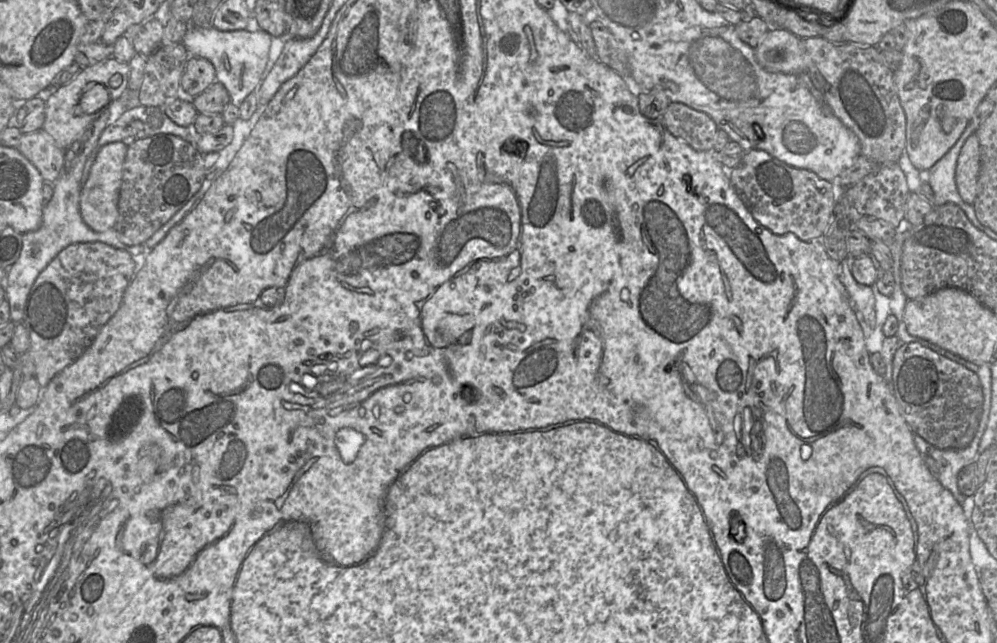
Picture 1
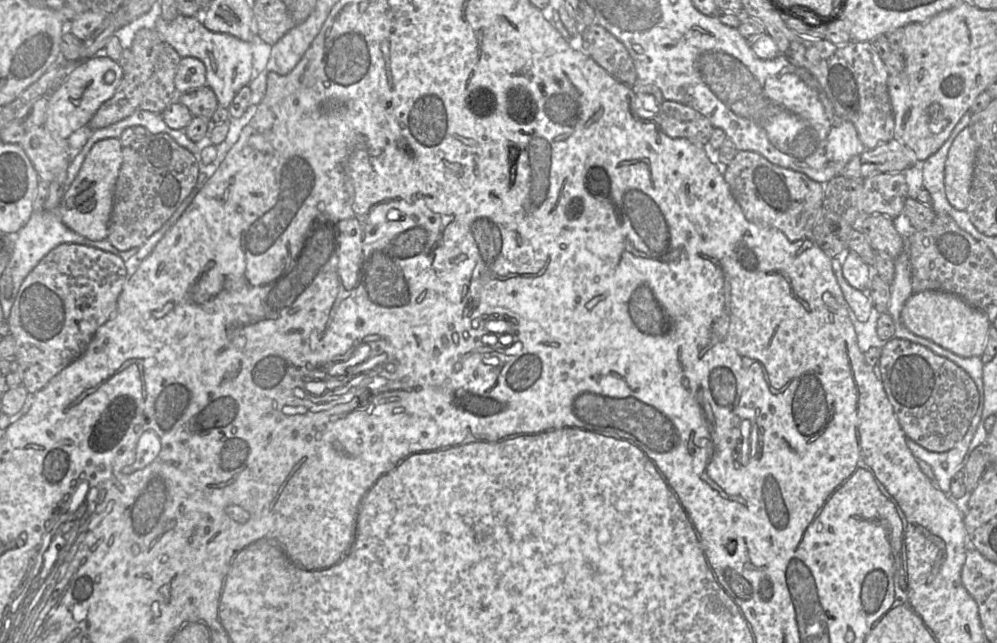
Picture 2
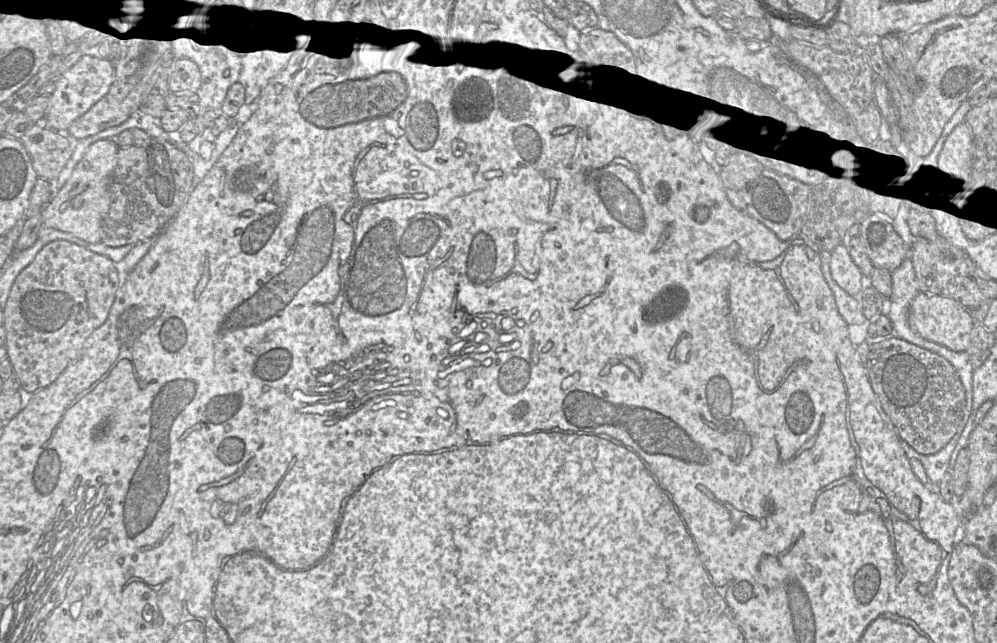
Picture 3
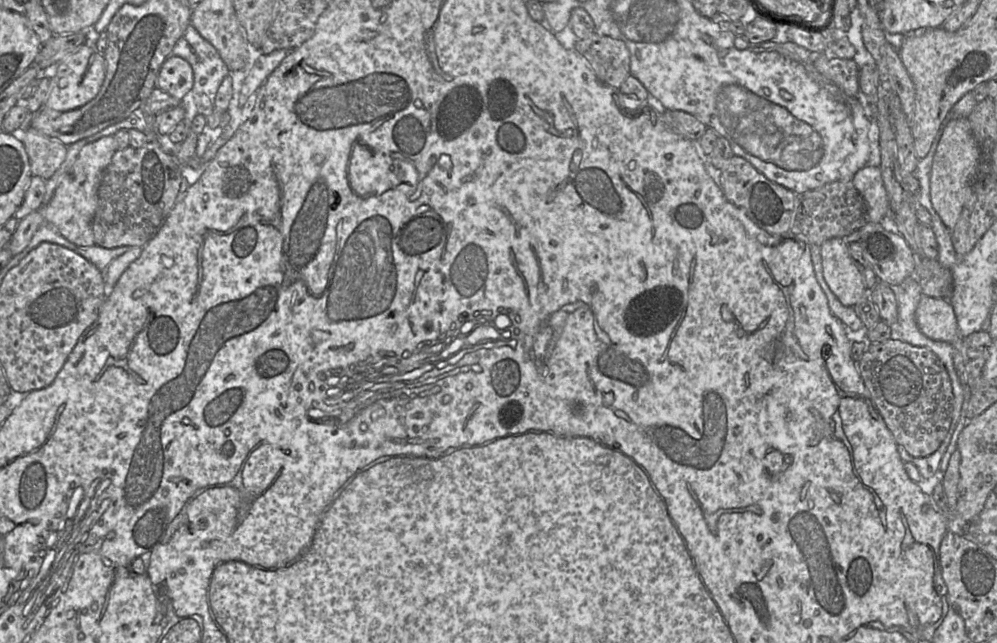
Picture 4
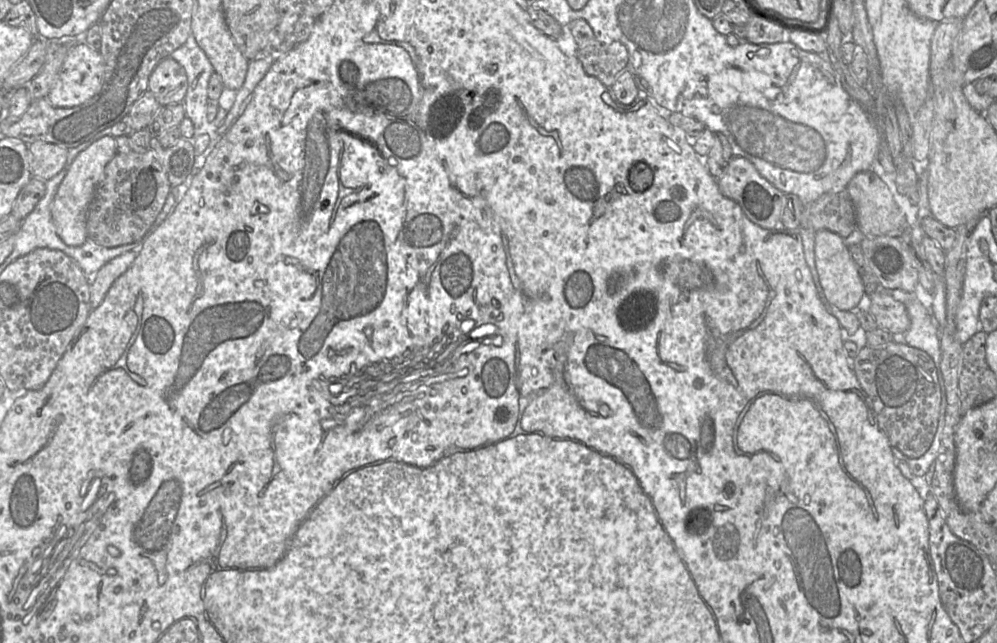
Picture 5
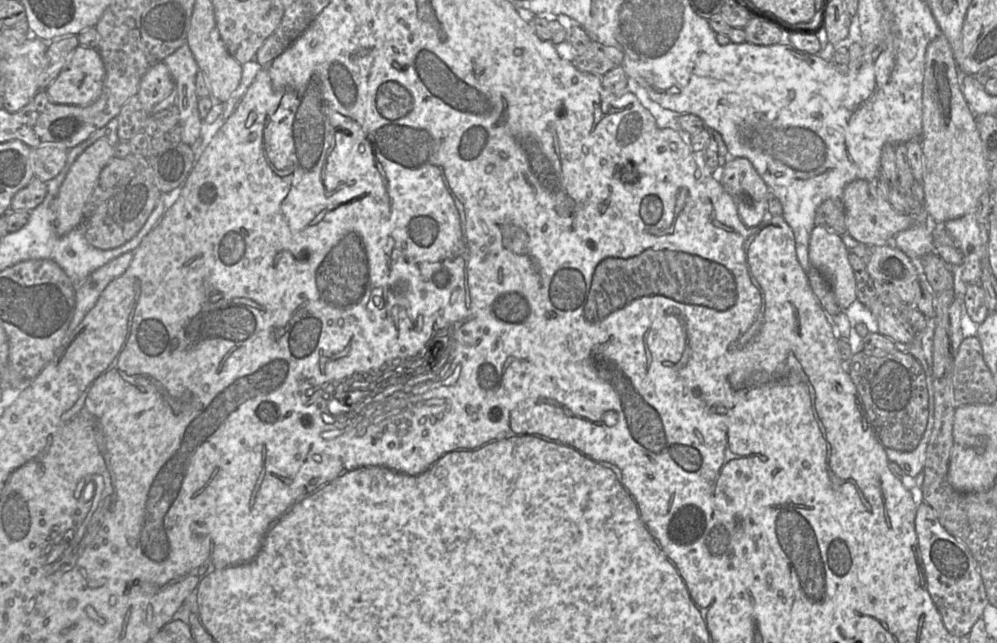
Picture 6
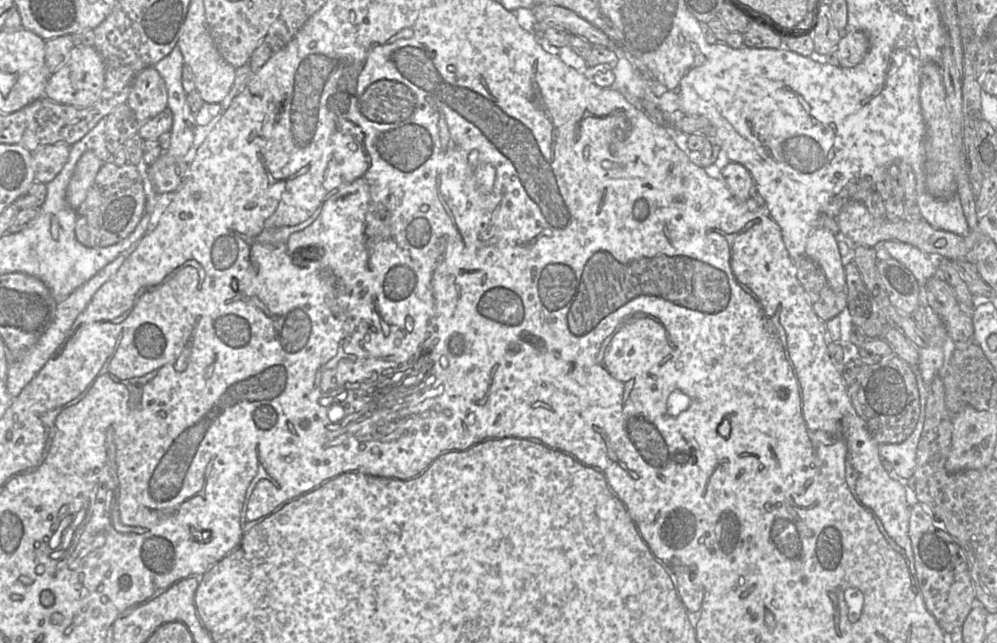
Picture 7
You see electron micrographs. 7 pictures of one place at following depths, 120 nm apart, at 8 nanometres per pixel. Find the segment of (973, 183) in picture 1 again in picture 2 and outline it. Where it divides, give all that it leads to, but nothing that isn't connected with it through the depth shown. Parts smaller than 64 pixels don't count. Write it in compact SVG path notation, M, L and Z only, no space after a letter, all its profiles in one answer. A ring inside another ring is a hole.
M965 127L949 148L945 162L944 184L947 200L957 210L967 209L976 160L976 141Z

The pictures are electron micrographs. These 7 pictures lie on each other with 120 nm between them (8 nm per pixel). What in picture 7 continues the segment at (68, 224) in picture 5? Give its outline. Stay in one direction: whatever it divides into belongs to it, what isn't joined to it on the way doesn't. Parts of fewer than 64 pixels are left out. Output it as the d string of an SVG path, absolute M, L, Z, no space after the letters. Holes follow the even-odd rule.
M90 150L84 152L78 160L66 193L66 201L75 211L85 200L87 192L103 164Z

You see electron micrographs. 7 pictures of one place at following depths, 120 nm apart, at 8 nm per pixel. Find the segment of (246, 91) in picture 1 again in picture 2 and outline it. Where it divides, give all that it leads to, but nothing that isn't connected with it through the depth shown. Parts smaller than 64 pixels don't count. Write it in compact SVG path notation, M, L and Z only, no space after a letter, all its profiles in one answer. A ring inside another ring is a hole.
M179 14L175 19L166 21L160 17L155 29L165 43L172 46L183 57L194 57L203 62L206 68L206 85L215 93L218 105L228 108L244 86L249 85L252 75L252 45L230 34L215 33L208 30L201 17L186 17Z

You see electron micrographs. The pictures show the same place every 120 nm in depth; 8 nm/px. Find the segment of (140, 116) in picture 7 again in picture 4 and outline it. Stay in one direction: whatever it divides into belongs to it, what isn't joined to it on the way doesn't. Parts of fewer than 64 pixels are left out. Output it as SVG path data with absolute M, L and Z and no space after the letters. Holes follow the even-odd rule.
M170 55L158 74L157 88L181 100L194 84L191 65L181 57Z

